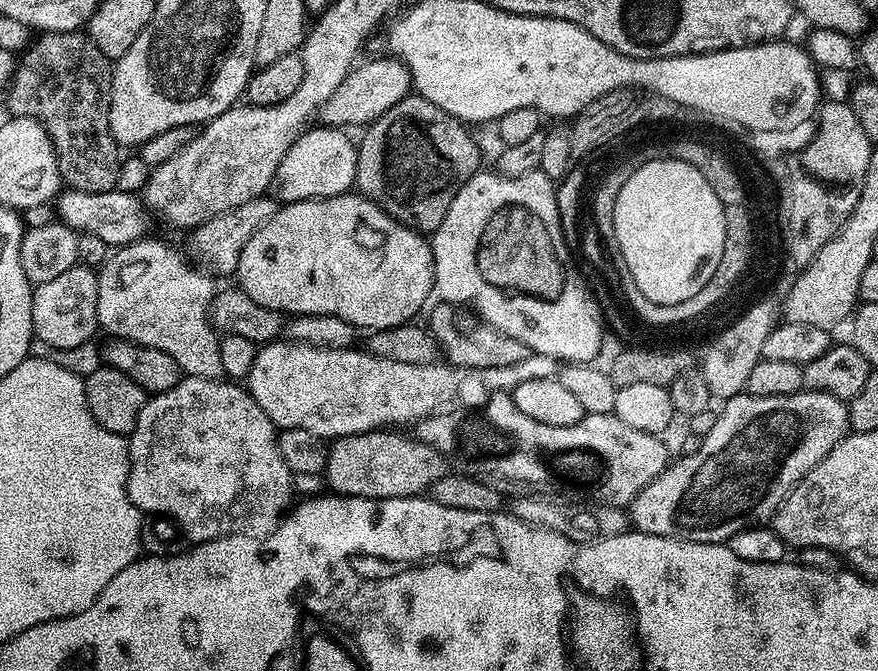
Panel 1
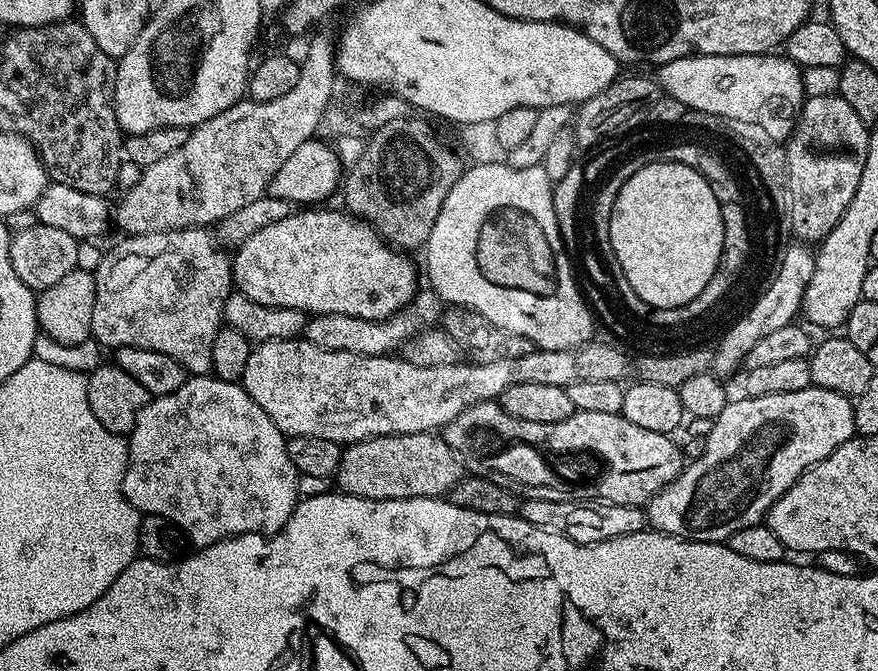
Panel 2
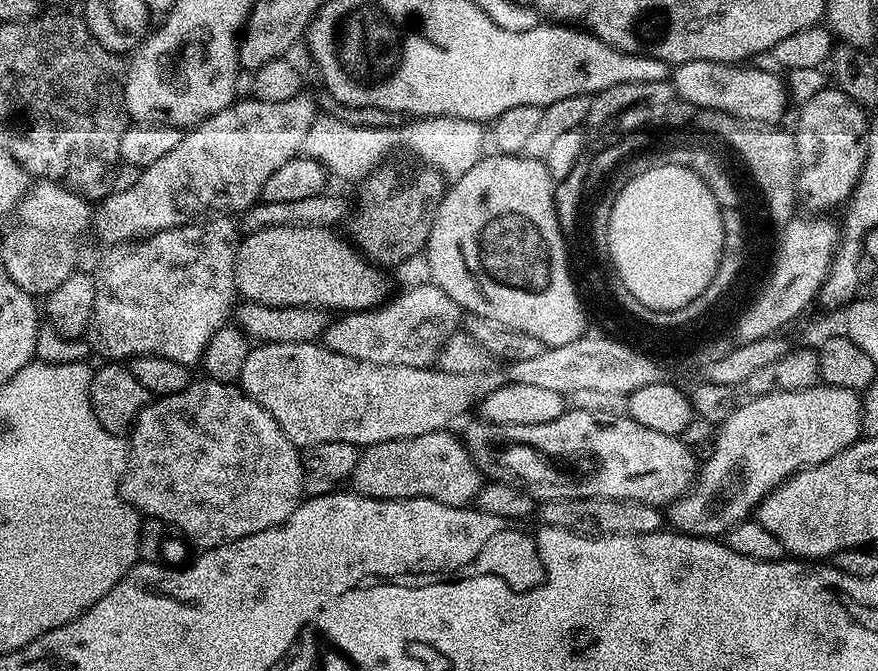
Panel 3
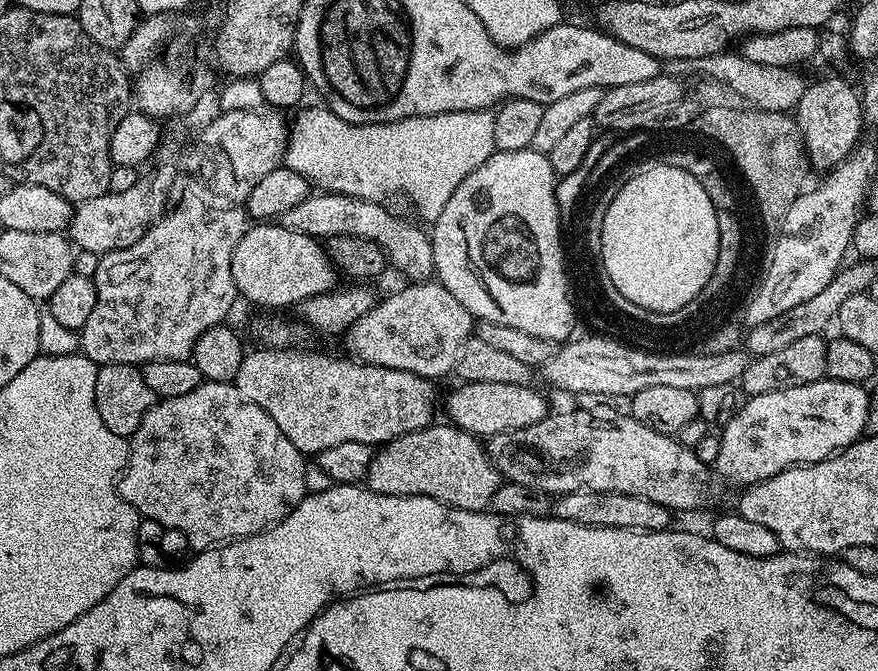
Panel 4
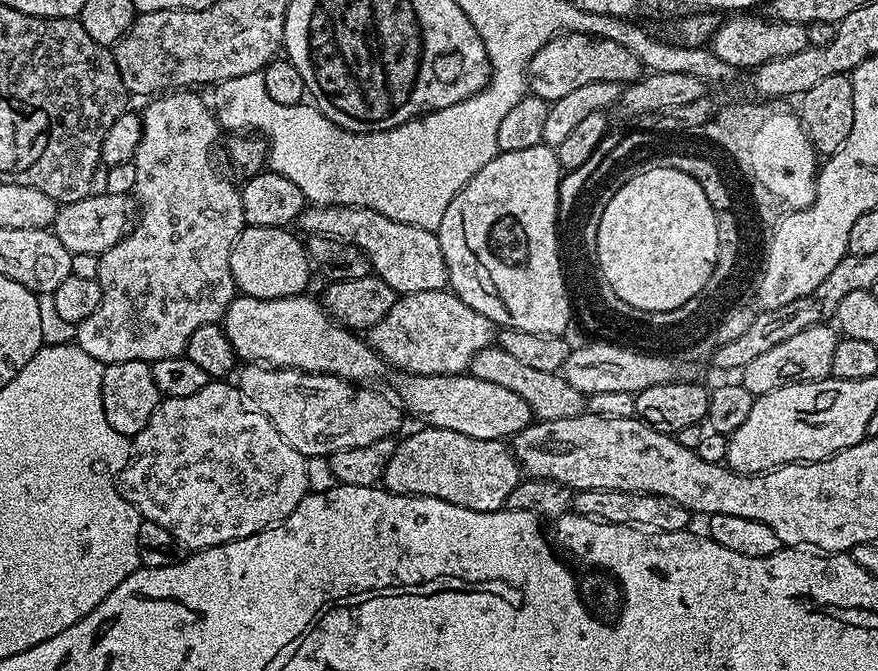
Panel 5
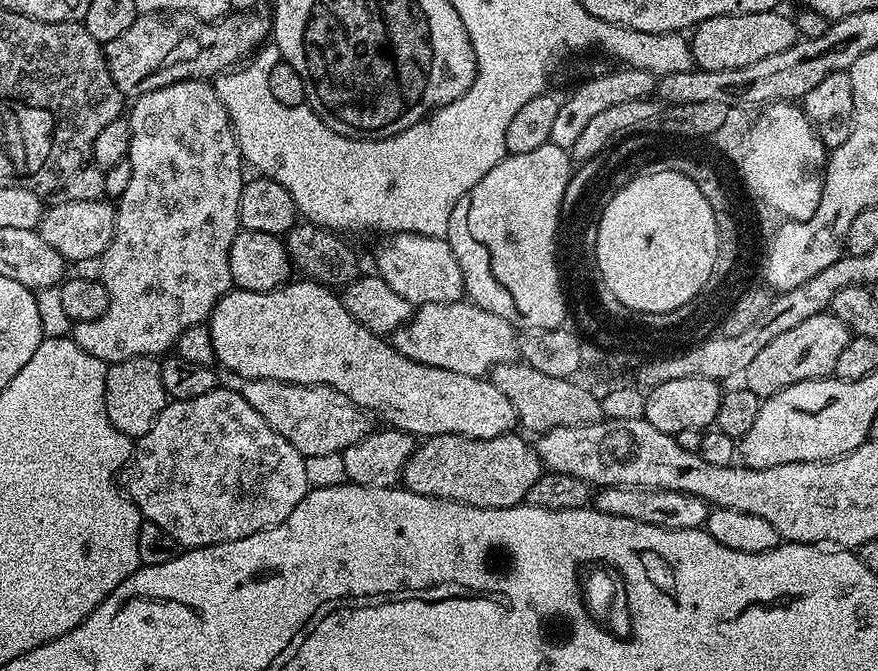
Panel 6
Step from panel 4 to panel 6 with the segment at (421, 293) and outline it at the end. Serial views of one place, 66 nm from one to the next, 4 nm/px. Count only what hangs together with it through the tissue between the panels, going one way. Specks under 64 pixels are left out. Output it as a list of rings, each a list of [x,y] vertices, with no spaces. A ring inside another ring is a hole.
[[[471,302],[422,304],[412,312],[407,323],[391,333],[390,344],[415,364],[480,376],[507,357],[504,355],[513,347],[514,332],[502,318]]]

